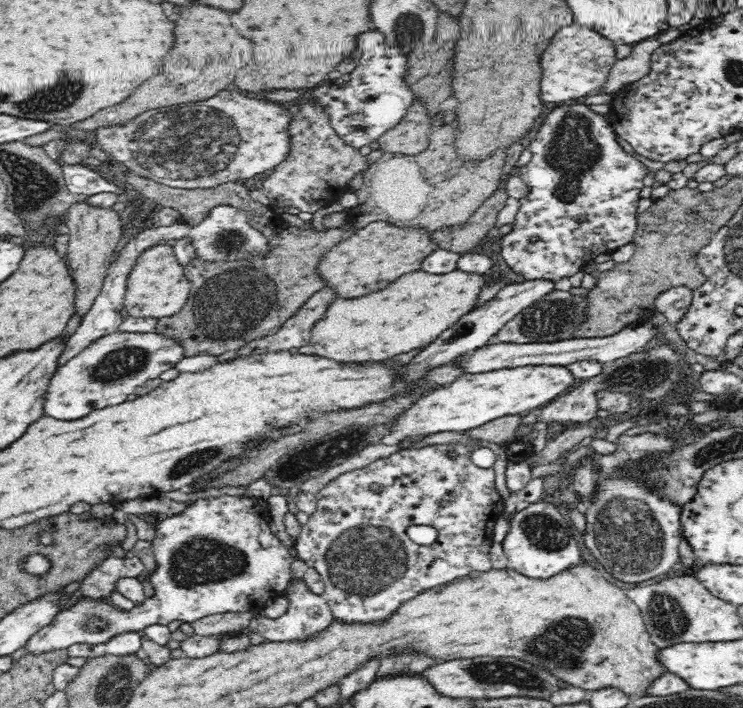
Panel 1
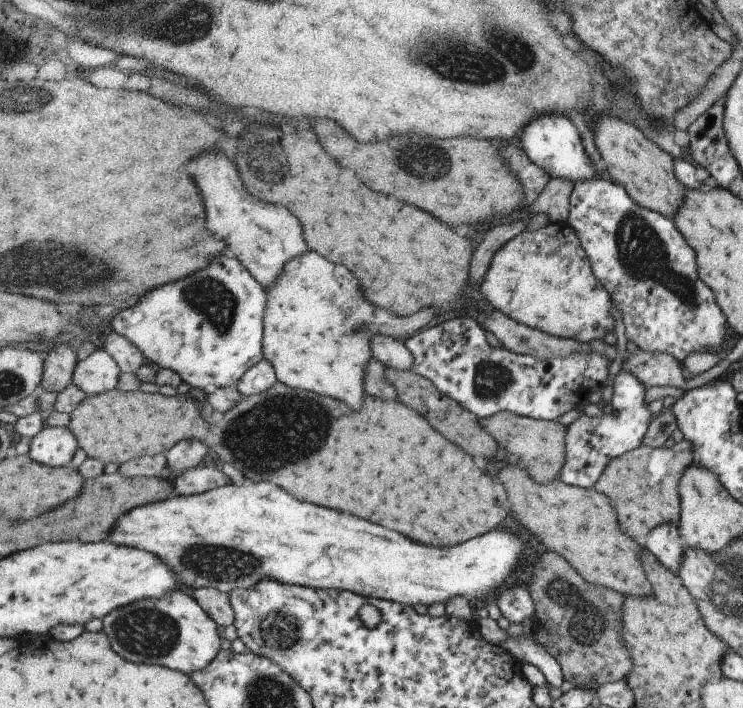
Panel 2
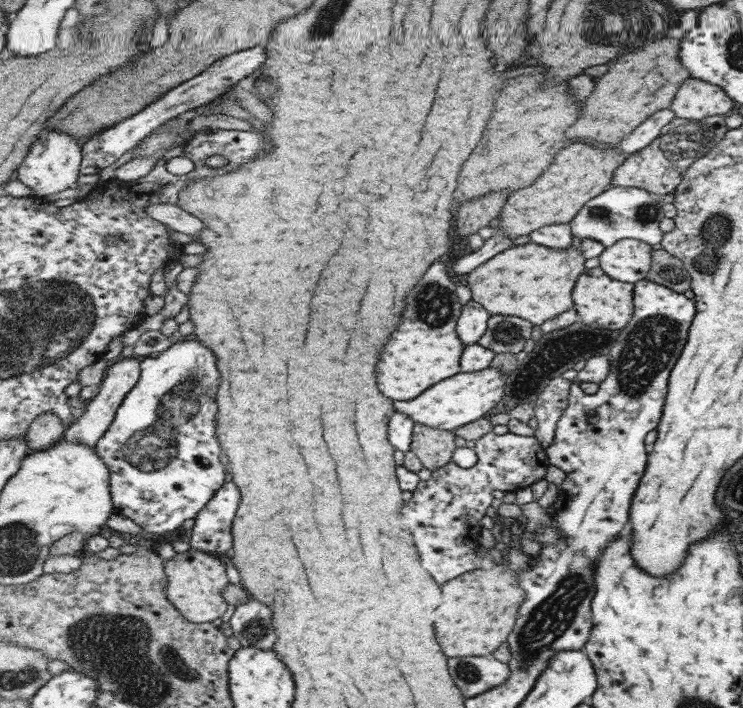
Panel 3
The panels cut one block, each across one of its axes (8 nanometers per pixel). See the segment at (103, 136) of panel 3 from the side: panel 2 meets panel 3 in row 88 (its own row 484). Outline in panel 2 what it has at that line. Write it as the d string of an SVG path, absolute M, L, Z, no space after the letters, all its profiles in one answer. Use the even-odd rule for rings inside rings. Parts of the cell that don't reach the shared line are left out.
M196 466L177 478L173 477L174 492L176 495L196 495L228 485L229 478L223 474L221 468Z

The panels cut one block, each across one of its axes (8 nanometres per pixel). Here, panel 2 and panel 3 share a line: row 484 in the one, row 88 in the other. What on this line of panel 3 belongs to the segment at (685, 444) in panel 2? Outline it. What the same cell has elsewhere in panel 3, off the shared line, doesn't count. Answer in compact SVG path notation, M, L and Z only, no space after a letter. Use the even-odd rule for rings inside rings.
M661 36L623 55L597 80L593 94L583 103L585 108L577 124L569 127L567 138L591 138L608 145L619 145L649 115L670 107L680 84L691 76L680 63L679 50L679 39Z

